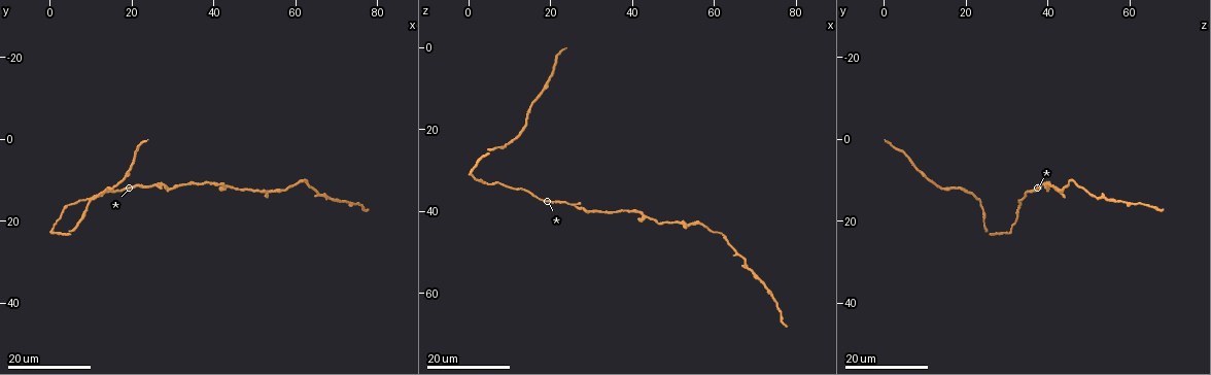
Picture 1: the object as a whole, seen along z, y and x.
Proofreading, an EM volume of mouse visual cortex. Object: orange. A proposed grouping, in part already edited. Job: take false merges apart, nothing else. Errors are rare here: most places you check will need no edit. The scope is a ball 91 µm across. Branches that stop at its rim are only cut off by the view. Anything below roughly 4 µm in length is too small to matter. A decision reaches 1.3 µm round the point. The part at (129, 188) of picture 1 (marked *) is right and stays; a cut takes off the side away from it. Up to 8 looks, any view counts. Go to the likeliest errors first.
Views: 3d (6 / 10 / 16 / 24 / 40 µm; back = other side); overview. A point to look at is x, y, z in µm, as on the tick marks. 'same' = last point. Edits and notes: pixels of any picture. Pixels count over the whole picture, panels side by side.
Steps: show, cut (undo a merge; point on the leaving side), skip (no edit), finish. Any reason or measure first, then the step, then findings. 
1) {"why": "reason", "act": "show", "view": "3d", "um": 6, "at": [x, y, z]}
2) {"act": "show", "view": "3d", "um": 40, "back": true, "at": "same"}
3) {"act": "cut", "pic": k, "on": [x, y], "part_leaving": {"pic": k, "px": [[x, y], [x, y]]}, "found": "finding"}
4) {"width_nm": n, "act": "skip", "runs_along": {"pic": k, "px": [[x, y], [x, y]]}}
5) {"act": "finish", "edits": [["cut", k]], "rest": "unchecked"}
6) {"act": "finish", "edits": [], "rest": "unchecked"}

{"why": "two arms in line, one across", "act": "show", "view": "3d", "um": 24, "at": [26.0, 10.5, 38.5]}

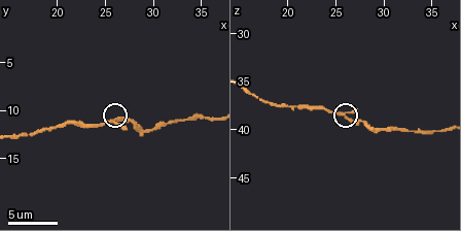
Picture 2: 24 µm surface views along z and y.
{"why": "closer look", "act": "show", "view": "3d", "um": 10, "at": [25.6, 11.0, 38.6]}

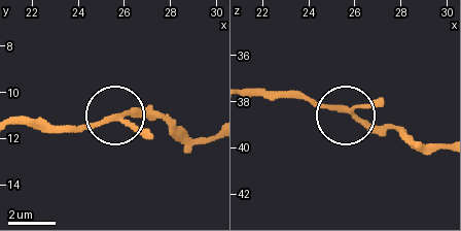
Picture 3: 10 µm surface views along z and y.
{"arms": 3, "act": "skip", "runs_along": {"pic": 3, "px": [[21, 124], [97, 124], [120, 112], [166, 112]]}, "found": "all the same neuron"}

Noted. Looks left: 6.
{"why": "thick turns thin", "act": "show", "view": "3d", "um": 16, "at": [43.5, 12.0, 41.5]}

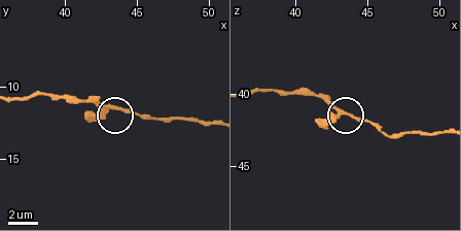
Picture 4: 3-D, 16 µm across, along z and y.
{"why": "closer look", "act": "show", "view": "3d", "um": 6, "at": [43.2, 11.4, 41.2]}

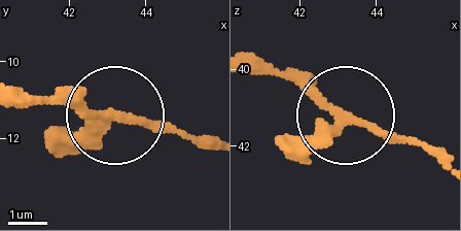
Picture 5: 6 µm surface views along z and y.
{"arms": 3, "act": "skip", "runs_along": {"pic": 5, "px": [[19, 89], [68, 95], [137, 125], [212, 134]]}, "found": "all the same neuron"}

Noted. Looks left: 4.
{"why": "calibre changes", "act": "show", "view": "3d", "um": 24, "at": [71.5, 14.5, 56.5]}

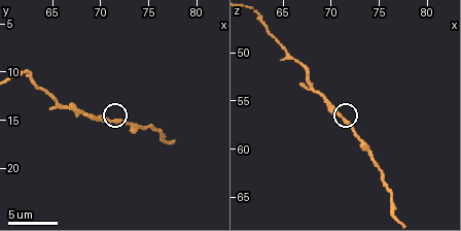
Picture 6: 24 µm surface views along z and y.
{"act": "show", "view": "3d", "um": 6, "at": [71.0, 15.0, 56.6]}

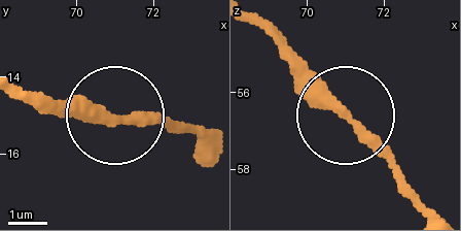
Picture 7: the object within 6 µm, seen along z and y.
{"act": "skip", "runs_along": {"pic": 7, "px": [[23, 94], [197, 124]]}, "found": "continuous, no second neuron"}

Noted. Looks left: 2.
{"why": "calibre changes", "act": "show", "view": "3d", "um": 16, "at": [62.5, 10.0, 46.5]}

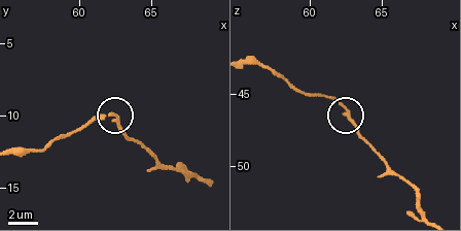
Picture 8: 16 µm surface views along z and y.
{"act": "show", "view": "3d", "um": 6, "at": [62.2, 10.0, 45.8]}

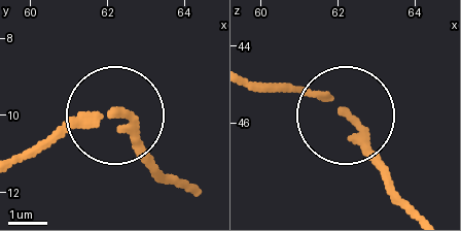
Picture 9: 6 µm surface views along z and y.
{"act": "skip", "found": "all the same neuron"}

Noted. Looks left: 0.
{"act": "finish", "edits": [], "rest": "unchecked"}

